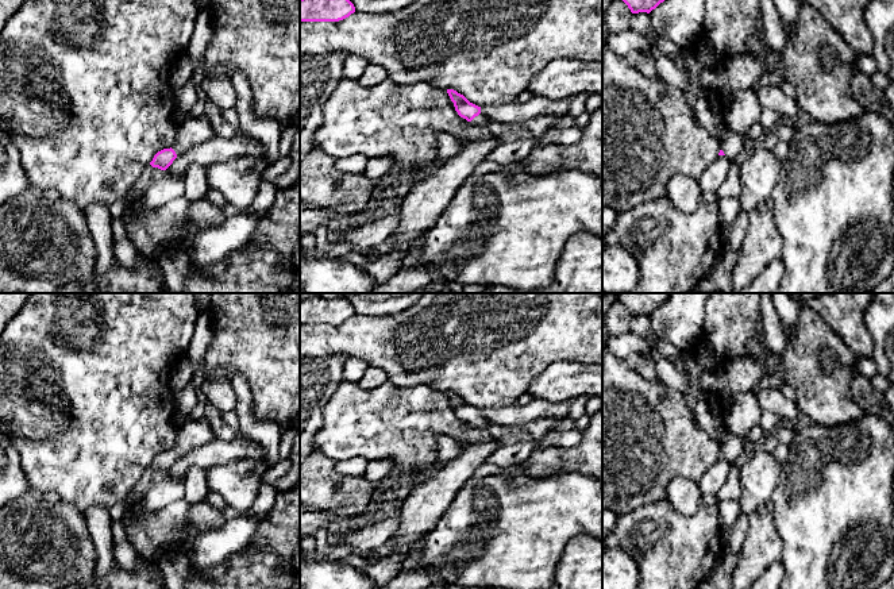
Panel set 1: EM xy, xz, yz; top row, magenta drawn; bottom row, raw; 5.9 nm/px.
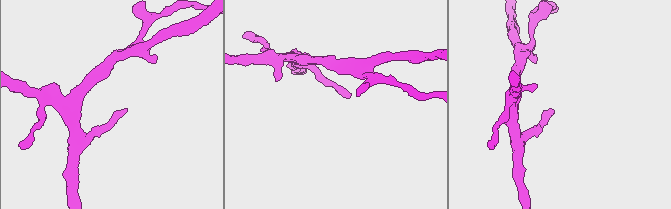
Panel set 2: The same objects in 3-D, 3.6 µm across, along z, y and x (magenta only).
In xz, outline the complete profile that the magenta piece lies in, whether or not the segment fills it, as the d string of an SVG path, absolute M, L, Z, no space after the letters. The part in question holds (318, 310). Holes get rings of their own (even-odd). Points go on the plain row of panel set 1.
M321 296L300 301L300 324L339 324L355 315L354 307L343 297L334 300Z

